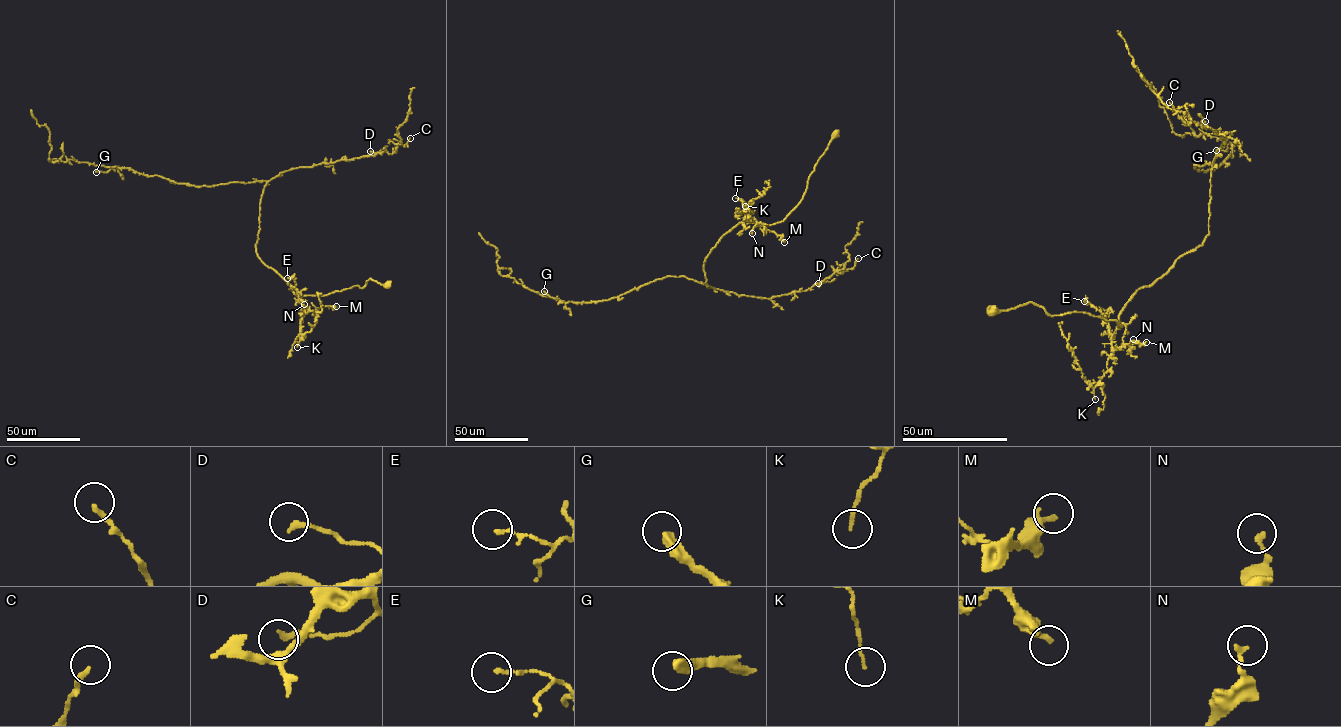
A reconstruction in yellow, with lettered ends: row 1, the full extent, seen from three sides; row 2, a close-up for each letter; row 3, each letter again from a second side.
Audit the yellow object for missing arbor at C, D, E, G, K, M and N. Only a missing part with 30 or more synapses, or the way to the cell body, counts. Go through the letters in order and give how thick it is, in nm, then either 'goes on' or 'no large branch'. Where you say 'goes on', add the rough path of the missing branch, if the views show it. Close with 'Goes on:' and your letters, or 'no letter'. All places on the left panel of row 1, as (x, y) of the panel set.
C: 200 nm | no large branch
D: 200 nm | no large branch
E: 120 nm | no large branch
G: 400 nm | no large branch
K: 110 nm | no large branch
M: 220 nm | no large branch
N: 170 nm | no large branch
Goes on: no letter

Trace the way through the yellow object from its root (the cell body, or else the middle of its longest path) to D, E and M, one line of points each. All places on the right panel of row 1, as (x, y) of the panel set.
D: (991, 311), (1032, 302), (1121, 326), (1132, 296), (1209, 233), (1211, 169), (1226, 138), (1205, 121)
E: (991, 311), (1032, 302), (1052, 315), (1081, 312), (1115, 320), (1121, 326), (1112, 335), (1104, 315), (1084, 301)
M: (991, 311), (1032, 302), (1052, 315), (1084, 312), (1121, 326), (1111, 338), (1113, 351), (1130, 341), (1146, 342)

